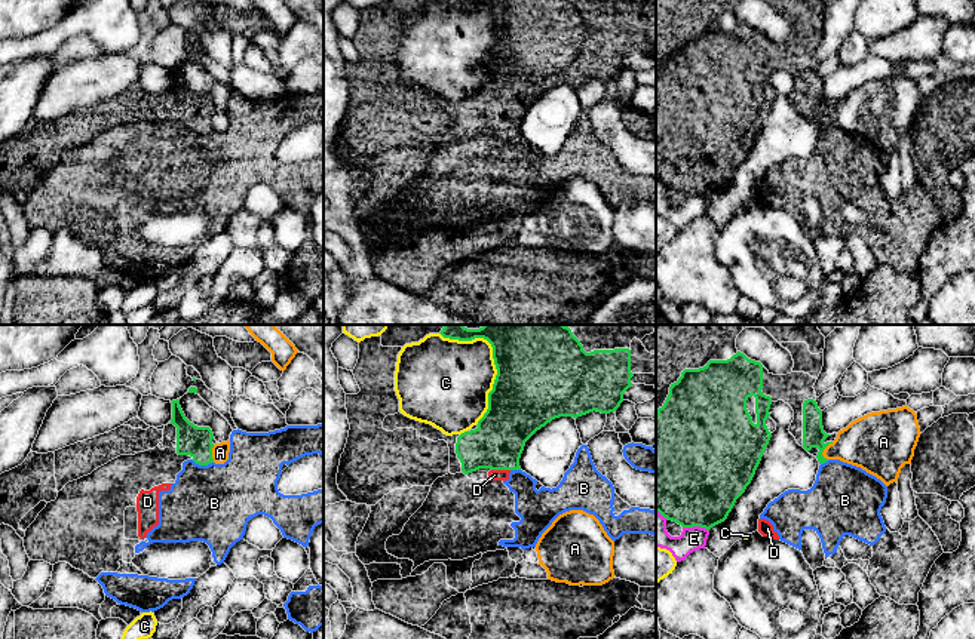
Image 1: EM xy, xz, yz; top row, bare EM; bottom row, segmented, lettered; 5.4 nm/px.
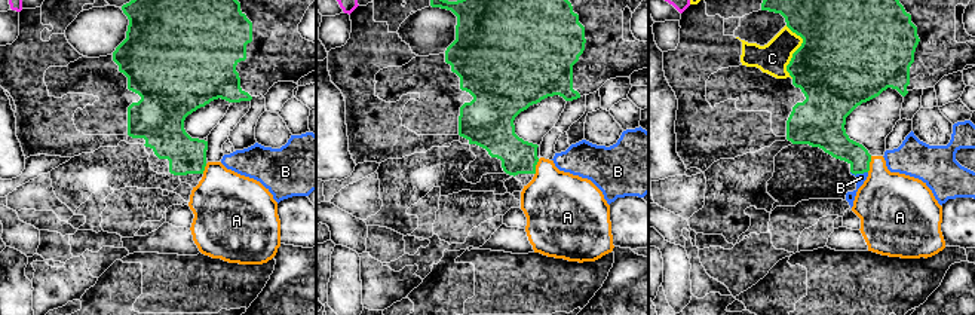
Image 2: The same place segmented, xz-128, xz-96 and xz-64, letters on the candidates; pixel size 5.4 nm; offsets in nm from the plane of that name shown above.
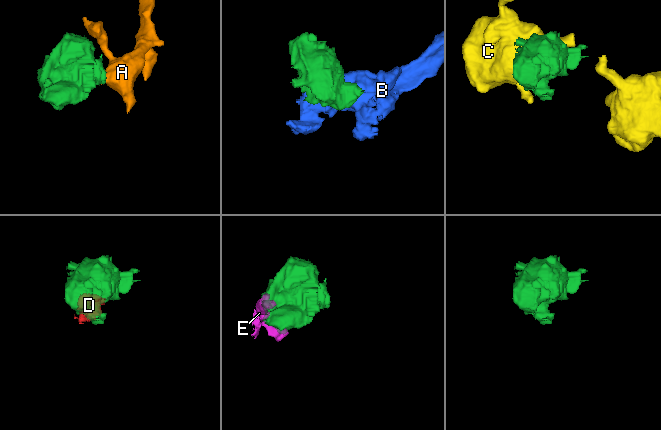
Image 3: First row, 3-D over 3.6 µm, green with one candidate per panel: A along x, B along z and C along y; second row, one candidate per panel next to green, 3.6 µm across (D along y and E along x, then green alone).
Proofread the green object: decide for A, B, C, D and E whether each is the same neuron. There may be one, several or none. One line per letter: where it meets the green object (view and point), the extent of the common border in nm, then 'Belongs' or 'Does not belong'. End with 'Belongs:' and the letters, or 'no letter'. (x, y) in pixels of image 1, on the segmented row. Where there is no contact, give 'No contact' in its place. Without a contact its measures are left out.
A: Touches green at yz (822, 451). Shared border 110 nm. Does not belong
B: Touches green at xy (202, 464). Shared border 120 nm. Does not belong
C: Touches green at xz (493, 358). Shared border 550 nm. Does not belong
D: Touches green at xz (500, 469). Shared border 100 nm. Does not belong
E: Touches green at yz (696, 525). Shared border 150 nm. Does not belong
Belongs: no letter

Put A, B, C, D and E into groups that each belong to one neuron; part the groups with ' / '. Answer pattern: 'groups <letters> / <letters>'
groups A / B D / C / E

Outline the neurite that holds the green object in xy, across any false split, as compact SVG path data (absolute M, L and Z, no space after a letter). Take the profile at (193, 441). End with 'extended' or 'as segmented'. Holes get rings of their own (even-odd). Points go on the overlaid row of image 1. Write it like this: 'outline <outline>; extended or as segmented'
outline M172 400L172 420L171 424L177 427L177 454L190 455L199 466L214 463L212 458L212 439L214 433L209 427L197 427L190 423L181 406L180 400Z; as segmented

